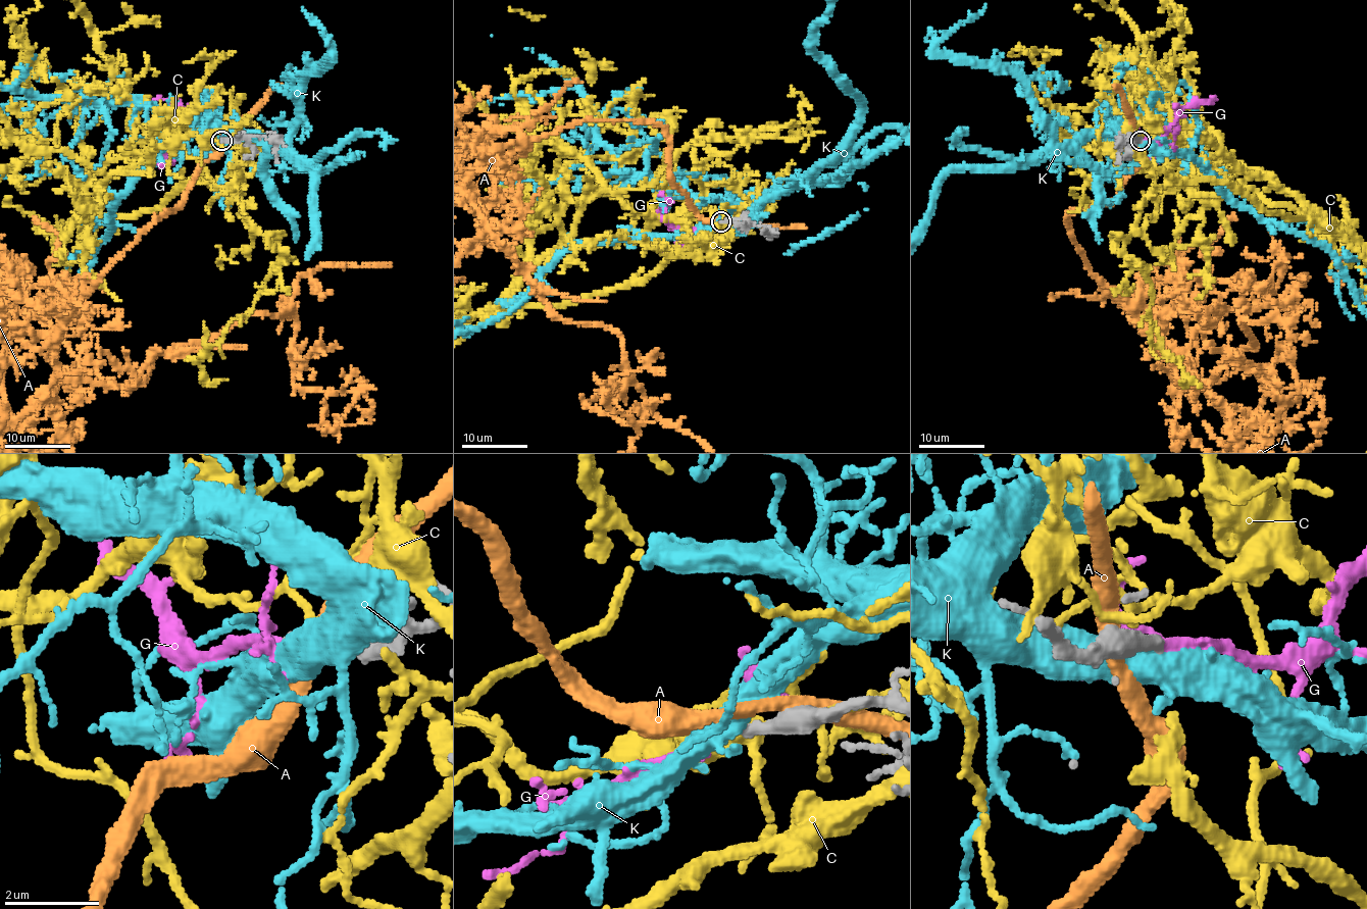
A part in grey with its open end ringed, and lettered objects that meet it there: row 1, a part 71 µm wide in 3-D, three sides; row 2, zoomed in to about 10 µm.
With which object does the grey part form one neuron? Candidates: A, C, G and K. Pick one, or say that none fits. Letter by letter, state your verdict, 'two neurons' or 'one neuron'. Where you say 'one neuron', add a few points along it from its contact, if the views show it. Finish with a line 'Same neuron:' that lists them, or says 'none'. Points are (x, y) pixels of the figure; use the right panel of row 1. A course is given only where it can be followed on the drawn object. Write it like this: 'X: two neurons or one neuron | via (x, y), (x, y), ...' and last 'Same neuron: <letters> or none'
A: two neurons
C: two neurons
G: one neuron
K: two neurons
Same neuron: G

